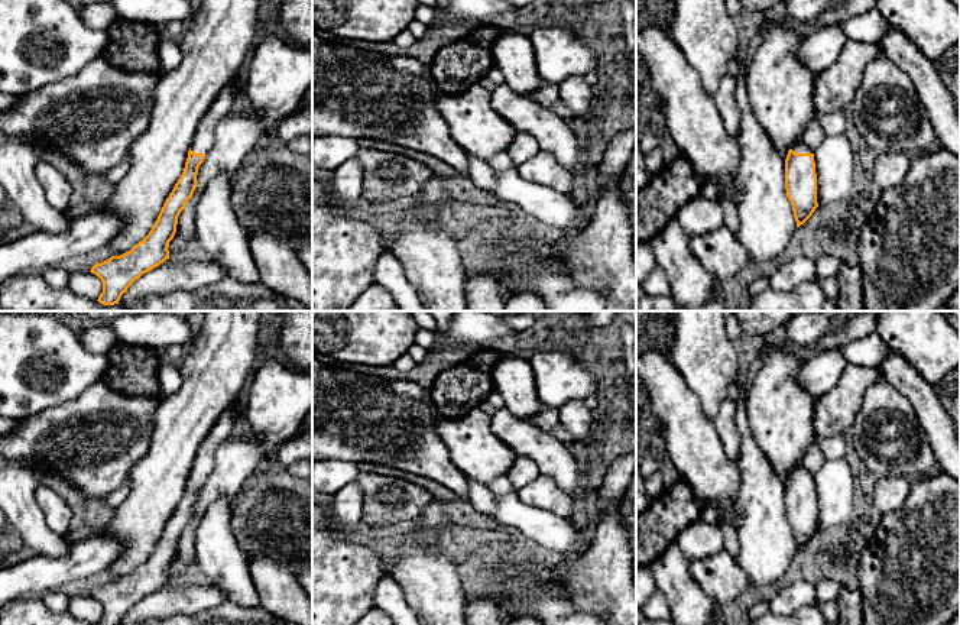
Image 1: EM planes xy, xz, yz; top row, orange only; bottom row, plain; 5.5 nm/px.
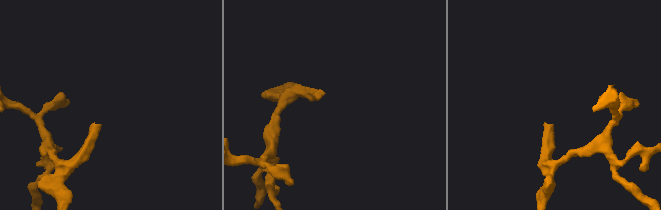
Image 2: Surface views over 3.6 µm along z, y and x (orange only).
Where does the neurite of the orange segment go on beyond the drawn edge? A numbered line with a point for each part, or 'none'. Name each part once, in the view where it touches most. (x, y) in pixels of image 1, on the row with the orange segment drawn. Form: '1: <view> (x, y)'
1: yz (800, 146)

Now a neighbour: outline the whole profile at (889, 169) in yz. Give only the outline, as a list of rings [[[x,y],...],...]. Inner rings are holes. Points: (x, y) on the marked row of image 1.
[[[888,150],[875,153],[873,182],[882,190],[899,185],[912,162],[912,155],[905,152]]]

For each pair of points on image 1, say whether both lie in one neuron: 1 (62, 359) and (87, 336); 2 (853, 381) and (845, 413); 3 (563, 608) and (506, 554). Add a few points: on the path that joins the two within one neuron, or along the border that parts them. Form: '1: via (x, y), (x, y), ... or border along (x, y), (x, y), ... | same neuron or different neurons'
1: border along (78, 332), (80, 342), (90, 352), (106, 355) | different neurons
2: via (850, 388), (845, 398), (845, 405) | same neuron
3: via (548, 596), (521, 569) | same neuron

